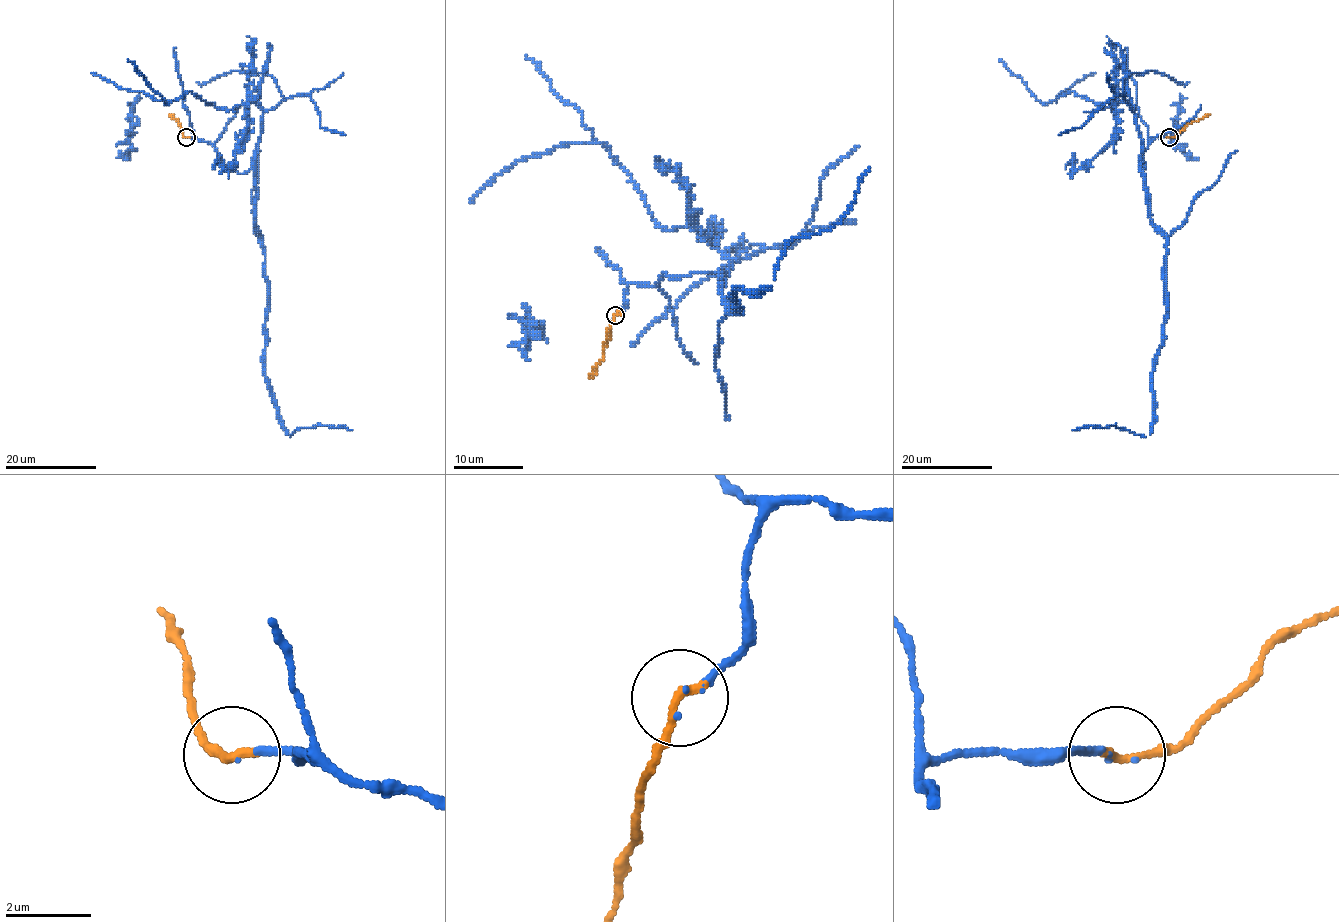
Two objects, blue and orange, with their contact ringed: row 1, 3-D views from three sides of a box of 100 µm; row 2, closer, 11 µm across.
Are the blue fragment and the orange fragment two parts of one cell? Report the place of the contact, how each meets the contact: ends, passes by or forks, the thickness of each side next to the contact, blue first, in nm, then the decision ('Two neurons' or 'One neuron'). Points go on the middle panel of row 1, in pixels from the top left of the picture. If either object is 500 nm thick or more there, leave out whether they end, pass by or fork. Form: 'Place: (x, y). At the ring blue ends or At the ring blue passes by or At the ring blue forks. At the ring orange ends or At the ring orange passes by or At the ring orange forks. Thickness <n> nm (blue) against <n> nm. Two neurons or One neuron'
Place: (615, 315). At the ring blue ends. At the ring orange ends. Thickness 120 nm (blue) against 240 nm. One neuron

